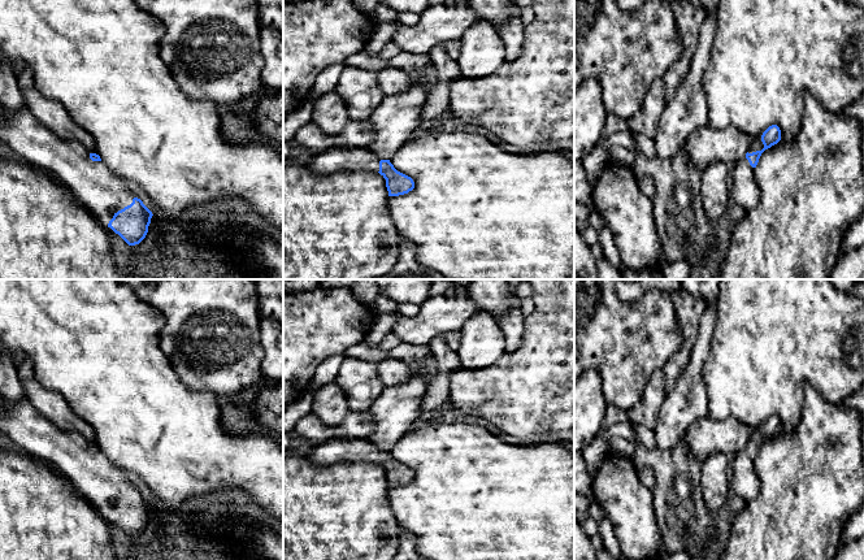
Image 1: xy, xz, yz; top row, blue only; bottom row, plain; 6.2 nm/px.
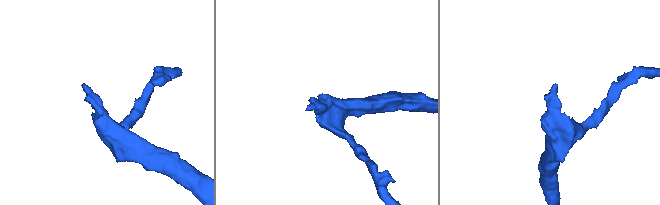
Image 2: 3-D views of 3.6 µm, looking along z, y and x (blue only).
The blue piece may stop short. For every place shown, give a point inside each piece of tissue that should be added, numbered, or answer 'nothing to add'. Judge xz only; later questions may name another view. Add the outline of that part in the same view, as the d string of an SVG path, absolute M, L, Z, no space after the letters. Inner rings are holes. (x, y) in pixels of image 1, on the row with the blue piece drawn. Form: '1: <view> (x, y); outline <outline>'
1: xz (331, 160); outline M329 148L317 153L305 165L316 175L330 175L337 172L379 172L379 159L368 148Z

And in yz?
1: yz (756, 144); outline M760 135L760 136L755 138L755 139L751 142L748 153L756 152L756 151L761 151L763 148L764 148L764 144L763 144L763 142L761 142L761 135Z

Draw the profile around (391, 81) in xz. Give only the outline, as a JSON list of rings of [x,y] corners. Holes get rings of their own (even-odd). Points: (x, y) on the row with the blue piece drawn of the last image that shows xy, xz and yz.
[[[385,66],[379,70],[377,79],[385,96],[405,92],[414,81],[409,74],[394,66]]]

